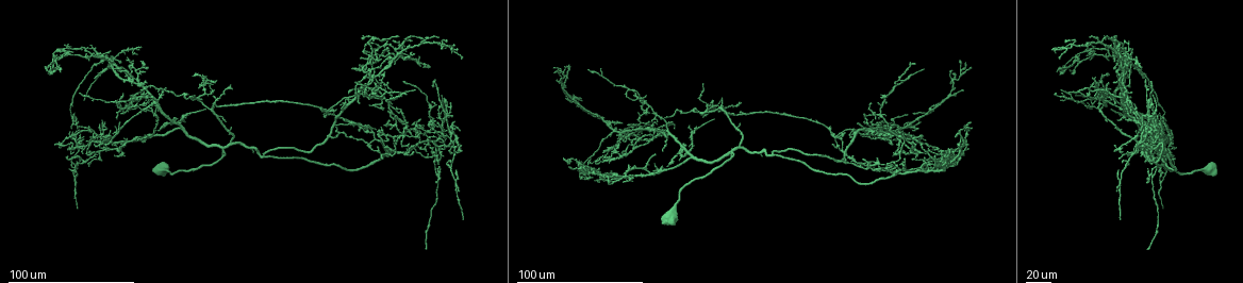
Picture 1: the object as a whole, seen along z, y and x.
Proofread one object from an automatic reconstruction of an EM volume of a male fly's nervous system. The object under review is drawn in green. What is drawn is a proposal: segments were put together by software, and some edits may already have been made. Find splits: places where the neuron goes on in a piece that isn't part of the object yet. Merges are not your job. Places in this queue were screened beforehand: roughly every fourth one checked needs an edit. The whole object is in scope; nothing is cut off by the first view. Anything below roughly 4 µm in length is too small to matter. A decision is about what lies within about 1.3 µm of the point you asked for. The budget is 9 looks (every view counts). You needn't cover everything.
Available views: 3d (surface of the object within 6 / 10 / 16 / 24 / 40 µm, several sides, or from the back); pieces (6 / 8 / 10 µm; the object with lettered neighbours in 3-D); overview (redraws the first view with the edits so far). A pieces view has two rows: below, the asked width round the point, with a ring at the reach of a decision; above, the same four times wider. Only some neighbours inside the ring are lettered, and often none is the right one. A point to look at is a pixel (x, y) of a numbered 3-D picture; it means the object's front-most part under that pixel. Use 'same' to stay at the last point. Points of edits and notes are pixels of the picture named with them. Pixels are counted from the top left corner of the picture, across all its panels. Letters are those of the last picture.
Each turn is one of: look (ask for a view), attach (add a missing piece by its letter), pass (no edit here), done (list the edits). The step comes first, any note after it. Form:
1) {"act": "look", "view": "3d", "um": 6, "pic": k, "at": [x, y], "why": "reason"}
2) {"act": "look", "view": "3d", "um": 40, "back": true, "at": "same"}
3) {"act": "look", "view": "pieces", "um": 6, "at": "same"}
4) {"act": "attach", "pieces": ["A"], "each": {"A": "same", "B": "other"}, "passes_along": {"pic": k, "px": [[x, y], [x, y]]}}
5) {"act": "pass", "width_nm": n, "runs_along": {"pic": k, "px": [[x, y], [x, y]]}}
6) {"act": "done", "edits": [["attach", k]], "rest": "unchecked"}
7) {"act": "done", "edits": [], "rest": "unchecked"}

{"act": "look", "view": "3d", "um": 24, "pic": 1, "at": [891, 166], "why": "branch stops here"}

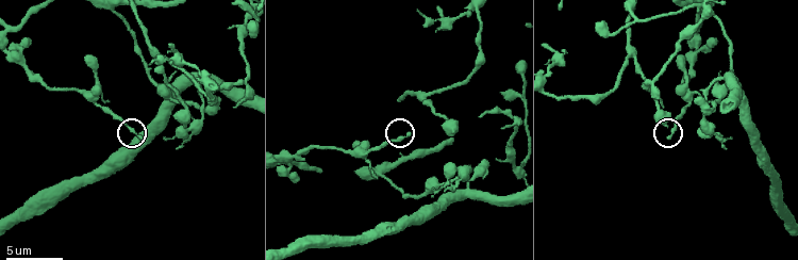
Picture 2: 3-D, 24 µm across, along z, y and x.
{"act": "look", "view": "pieces", "um": 8, "pic": 2, "at": [407, 134]}

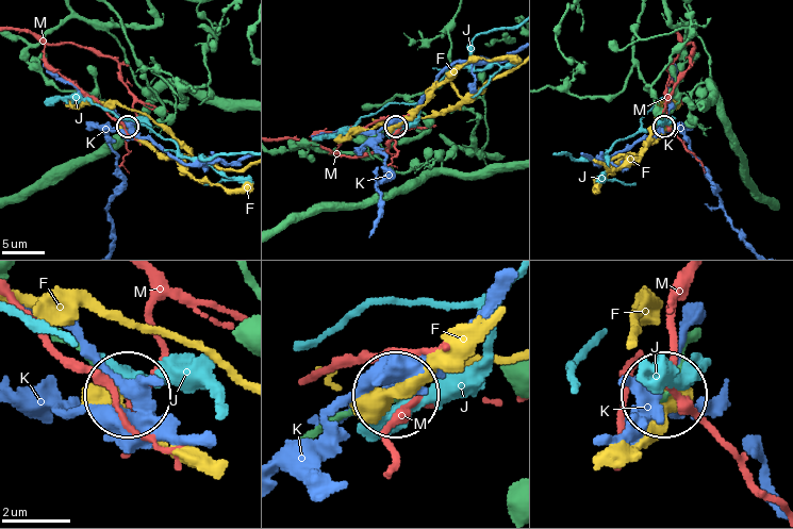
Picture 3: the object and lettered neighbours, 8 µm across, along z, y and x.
{"act": "pass", "each": {"F": "other", "J": "other", "K": "other", "M": "other"}, "runs_along": {"pic": 3, "px": [[695, 334], [666, 392]]}, "found": "none of them fits"}

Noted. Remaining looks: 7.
{"act": "look", "view": "3d", "um": 40, "pic": 1, "at": [403, 134]}

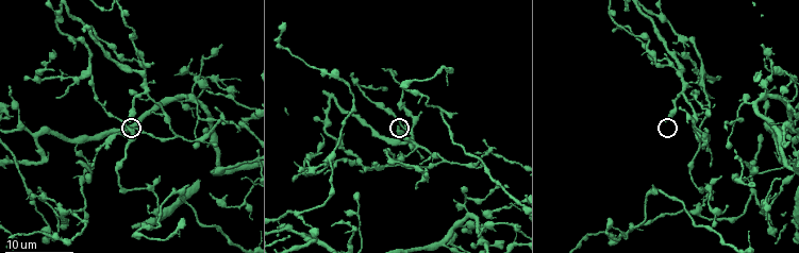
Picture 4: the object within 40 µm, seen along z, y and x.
{"act": "look", "view": "pieces", "um": 8, "pic": 4, "at": [398, 127], "why": "what lies round it"}

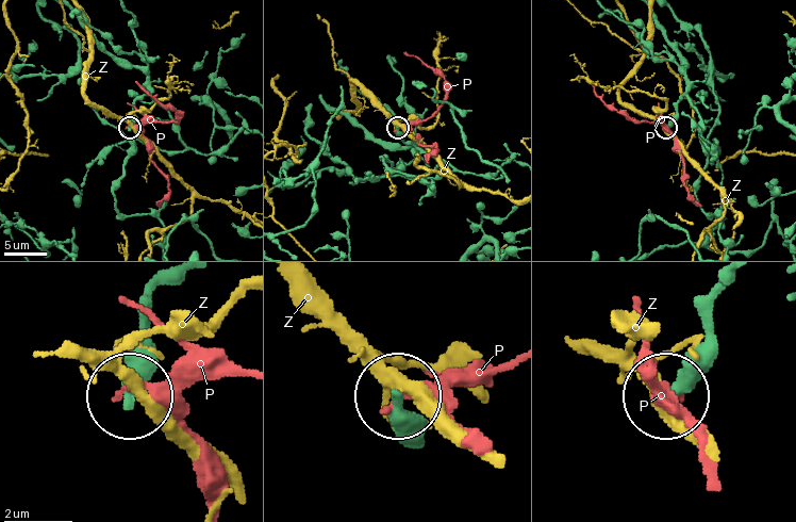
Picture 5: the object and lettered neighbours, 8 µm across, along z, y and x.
{"act": "pass", "each": {"P": "other", "Z": "other"}, "runs_along": {"pic": 5, "px": [[77, 18], [145, 76], [129, 126]]}, "found": "none of them fits"}

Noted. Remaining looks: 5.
{"act": "look", "view": "3d", "um": 40, "pic": 1, "at": [455, 170], "why": "free end"}

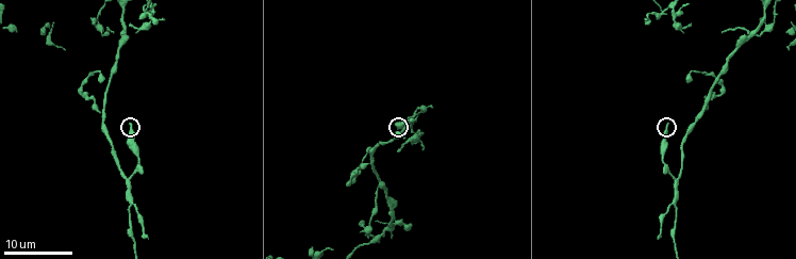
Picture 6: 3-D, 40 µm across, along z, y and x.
{"act": "look", "view": "pieces", "um": 10, "pic": 6, "at": [130, 122]}

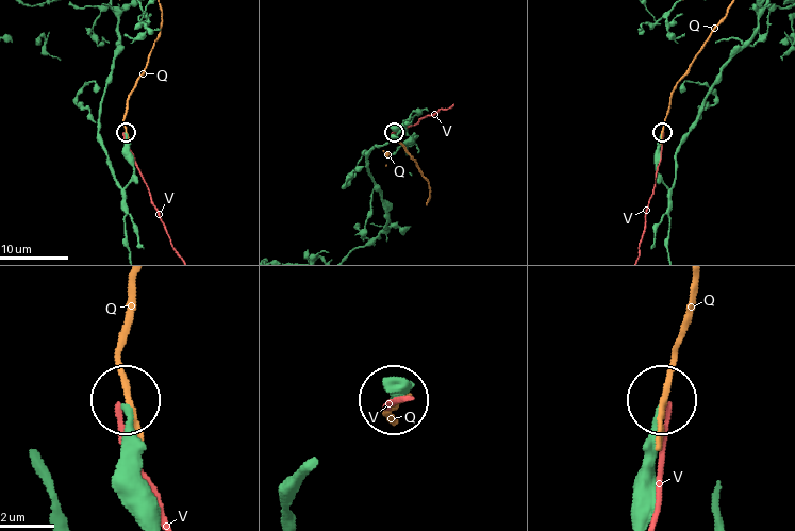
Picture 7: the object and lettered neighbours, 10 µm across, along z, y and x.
{"act": "pass", "width_nm": 200, "each": {"Q": "other", "V": "other"}, "runs_along": {"pic": 7, "px": [[158, 516], [155, 496], [137, 468], [137, 441], [126, 409]]}, "found": "none of them fits"}

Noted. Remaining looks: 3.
{"act": "look", "view": "3d", "um": 24, "pic": 1, "at": [437, 104], "why": "branch stops here"}

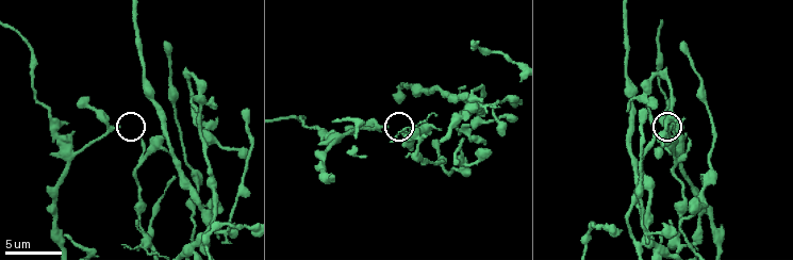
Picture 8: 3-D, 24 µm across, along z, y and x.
{"act": "look", "view": "pieces", "um": 6, "pic": 8, "at": [688, 140]}

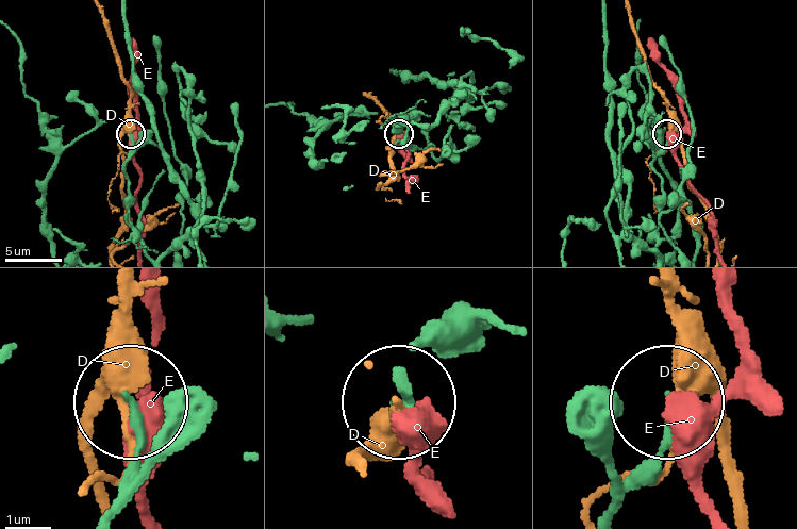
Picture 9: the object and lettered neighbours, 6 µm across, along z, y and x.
{"act": "pass", "each": {"D": "other", "E": "other"}, "runs_along": {"pic": 9, "px": [[146, 249], [128, 215], [131, 198], [123, 163], [131, 135]]}, "found": "none of them fits"}

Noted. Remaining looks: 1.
{"act": "done", "edits": [], "rest": "unchecked"}

